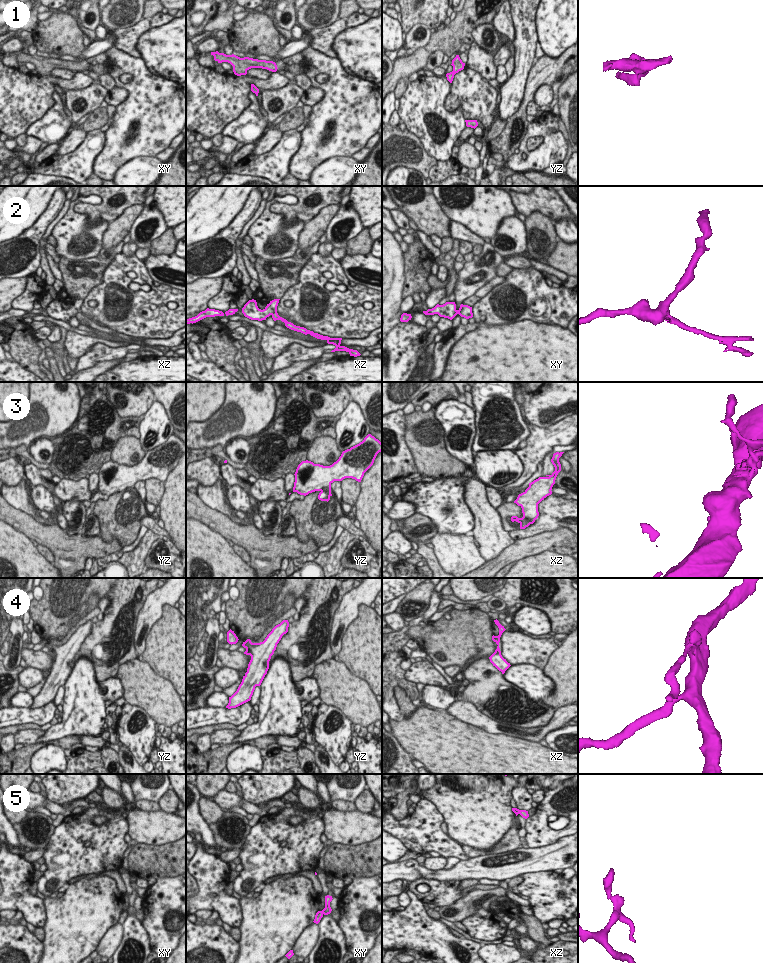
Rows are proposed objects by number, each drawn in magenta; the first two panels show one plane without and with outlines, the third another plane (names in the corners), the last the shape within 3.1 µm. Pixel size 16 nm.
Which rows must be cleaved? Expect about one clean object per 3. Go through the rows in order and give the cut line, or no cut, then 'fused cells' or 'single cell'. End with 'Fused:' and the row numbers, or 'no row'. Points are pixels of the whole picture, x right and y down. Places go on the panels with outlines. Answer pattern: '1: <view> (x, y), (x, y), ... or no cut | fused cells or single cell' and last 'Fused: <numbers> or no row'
1: no cut | single cell
2: xz (276, 308), (271, 314) | fused cells
3: yz (330, 486), (324, 486), (320, 490) | fused cells
4: yz (244, 642), (247, 644), (251, 642) | fused cells
5: xy (322, 910), (324, 913) | fused cells
Fused: 2, 3, 4, 5

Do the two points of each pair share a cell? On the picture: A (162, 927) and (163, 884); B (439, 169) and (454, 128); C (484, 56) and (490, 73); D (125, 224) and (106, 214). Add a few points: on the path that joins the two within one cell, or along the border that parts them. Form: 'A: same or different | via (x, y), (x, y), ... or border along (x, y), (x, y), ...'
A: same | via (163, 916), (163, 895)
B: different | border along (451, 156), (447, 160), (438, 161)
C: same | via (484, 60), (489, 69)
D: different | border along (135, 205), (128, 206), (114, 220)

